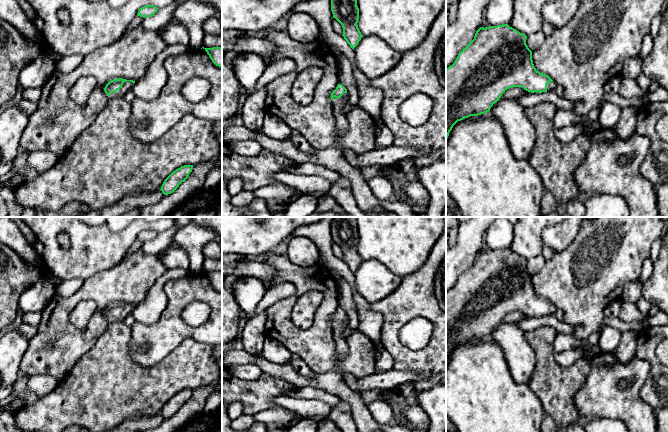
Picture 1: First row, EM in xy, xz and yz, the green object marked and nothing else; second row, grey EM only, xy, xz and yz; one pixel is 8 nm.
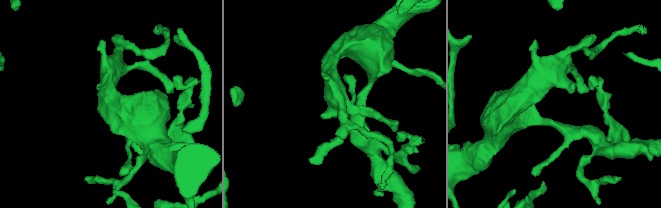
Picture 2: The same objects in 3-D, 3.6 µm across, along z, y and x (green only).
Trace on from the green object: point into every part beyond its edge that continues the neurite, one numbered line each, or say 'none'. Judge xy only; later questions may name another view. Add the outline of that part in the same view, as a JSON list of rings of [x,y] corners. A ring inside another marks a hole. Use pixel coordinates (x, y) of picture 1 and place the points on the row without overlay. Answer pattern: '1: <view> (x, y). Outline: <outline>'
1: xy (127, 309). Outline: [[[130,305],[124,306],[122,311],[119,314],[117,314],[115,317],[111,317],[109,319],[109,323],[112,323],[112,322],[123,322],[125,317],[132,313],[133,309],[134,308],[132,306],[130,306]]]

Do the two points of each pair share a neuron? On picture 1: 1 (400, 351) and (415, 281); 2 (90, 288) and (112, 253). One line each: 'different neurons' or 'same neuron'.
1: same neuron
2: different neurons

